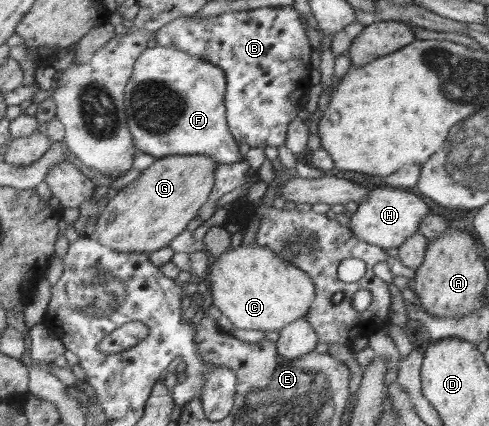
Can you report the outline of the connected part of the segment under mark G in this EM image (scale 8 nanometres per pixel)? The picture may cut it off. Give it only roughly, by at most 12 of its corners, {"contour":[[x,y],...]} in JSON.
{"contour":[[205,155],[158,158],[109,200],[90,239],[160,251],[213,189]]}

